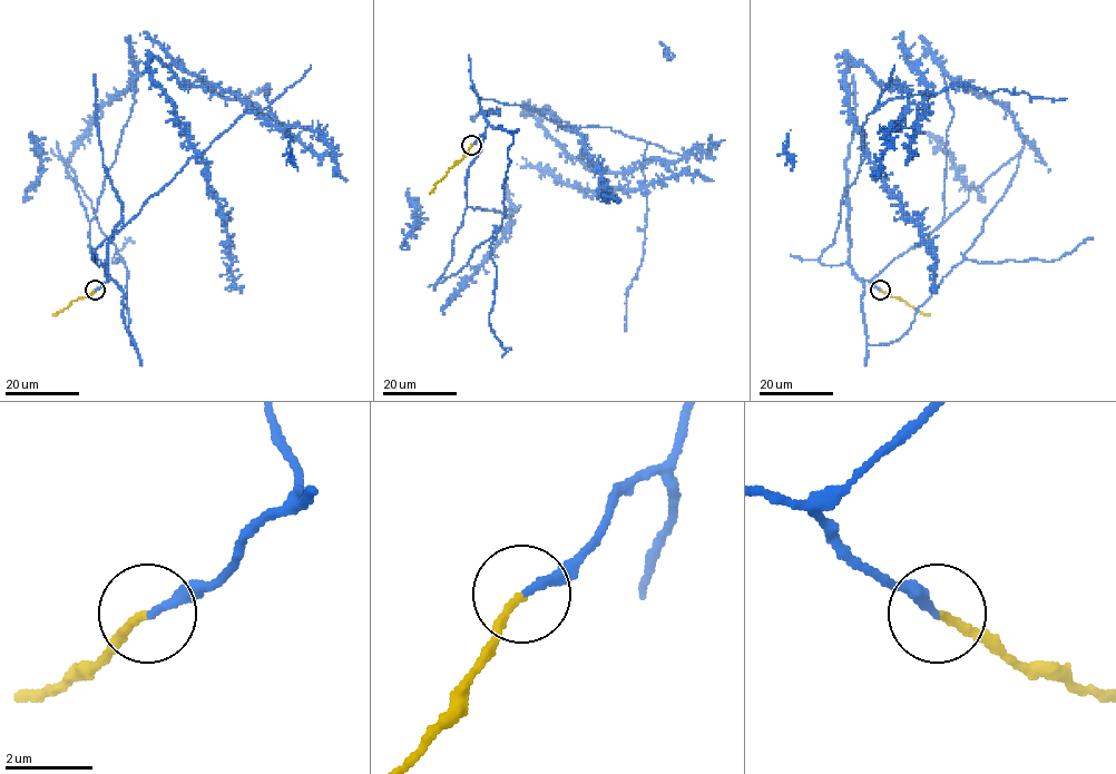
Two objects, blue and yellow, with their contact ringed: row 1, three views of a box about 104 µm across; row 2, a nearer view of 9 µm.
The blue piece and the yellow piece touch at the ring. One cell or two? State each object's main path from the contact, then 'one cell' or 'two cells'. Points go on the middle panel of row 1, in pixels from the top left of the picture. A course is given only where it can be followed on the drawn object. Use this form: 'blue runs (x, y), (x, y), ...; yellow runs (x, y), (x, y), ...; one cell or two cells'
blue runs (472, 144), (472, 84), (576, 127), (527, 109), (588, 165), (675, 175), (584, 190), (516, 164); yellow runs (472, 144), (429, 194); one cell

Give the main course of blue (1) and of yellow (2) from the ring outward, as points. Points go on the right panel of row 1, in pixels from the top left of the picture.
1: (880, 290), (820, 257), (865, 150), (844, 55), (907, 91), (894, 128), (910, 138), (924, 114), (899, 33)
2: (880, 290), (930, 314)

